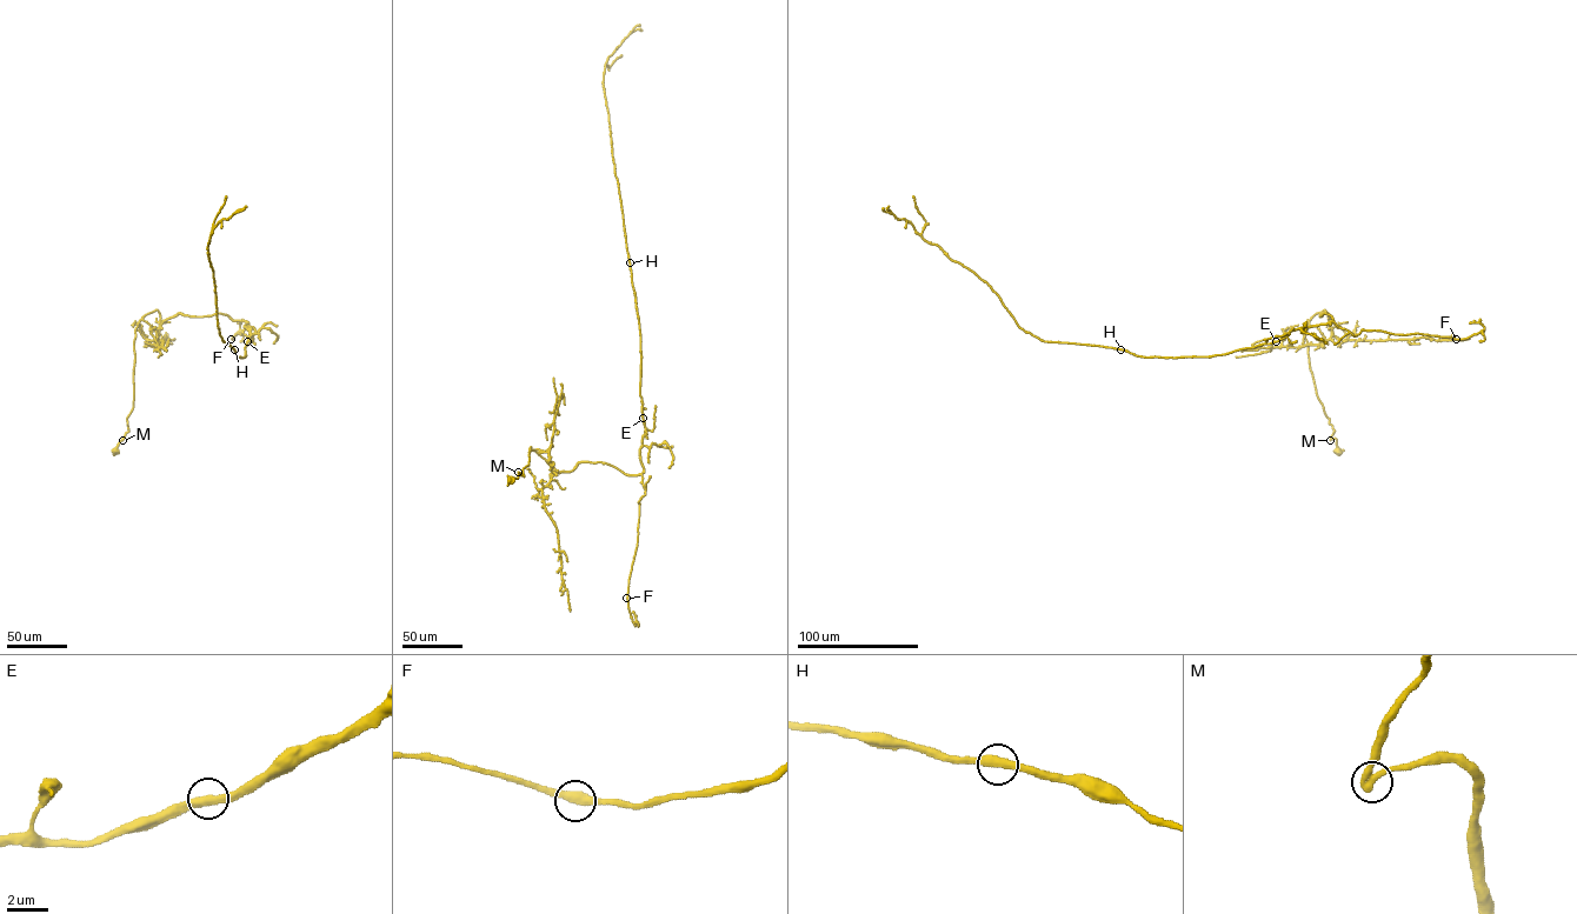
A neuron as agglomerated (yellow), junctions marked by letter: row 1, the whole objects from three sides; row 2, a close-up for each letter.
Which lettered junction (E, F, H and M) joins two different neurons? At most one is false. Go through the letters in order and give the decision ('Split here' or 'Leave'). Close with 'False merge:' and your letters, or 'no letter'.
E: Leave
F: Leave
H: Leave
M: Leave
False merge: no letter

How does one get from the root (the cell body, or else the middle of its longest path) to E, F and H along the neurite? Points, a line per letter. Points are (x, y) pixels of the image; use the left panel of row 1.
E: (115, 451), (145, 315), (157, 309), (160, 326), (178, 313), (226, 314), (248, 324), (247, 341)
F: (115, 451), (145, 315), (157, 309), (159, 326), (178, 313), (245, 321), (250, 334), (231, 339)
H: (115, 451), (145, 315), (157, 309), (159, 326), (178, 313), (245, 320), (245, 355), (234, 349)

